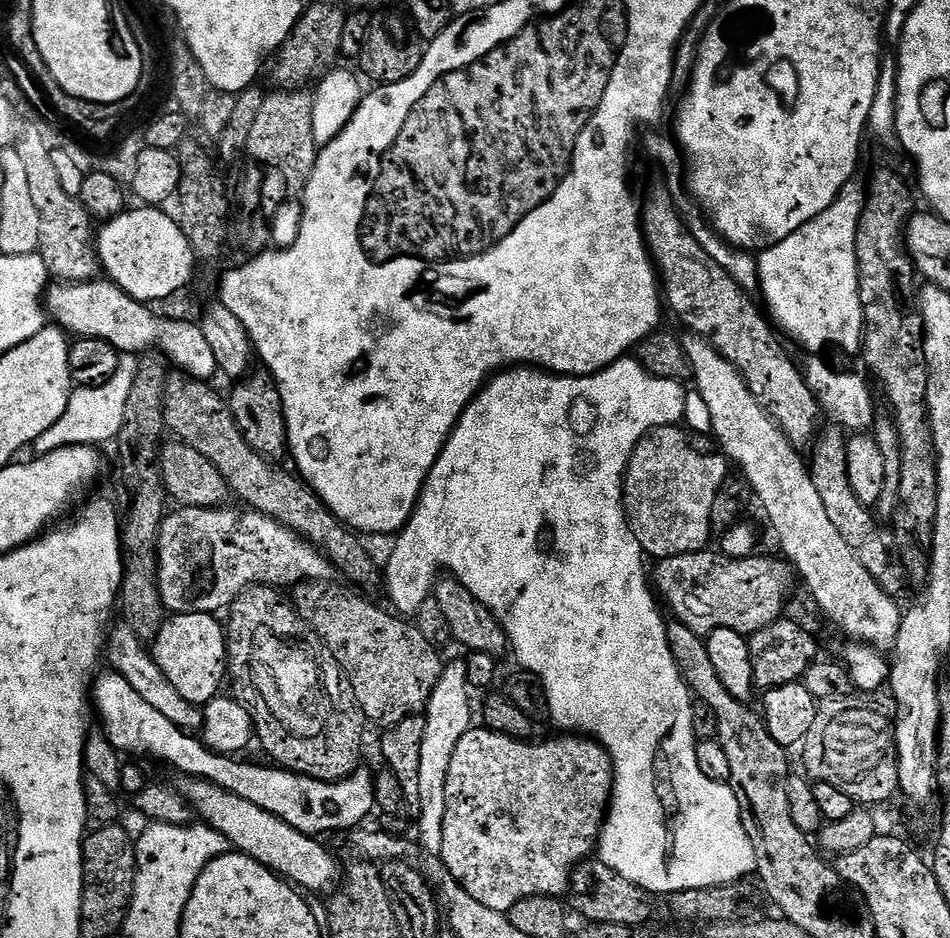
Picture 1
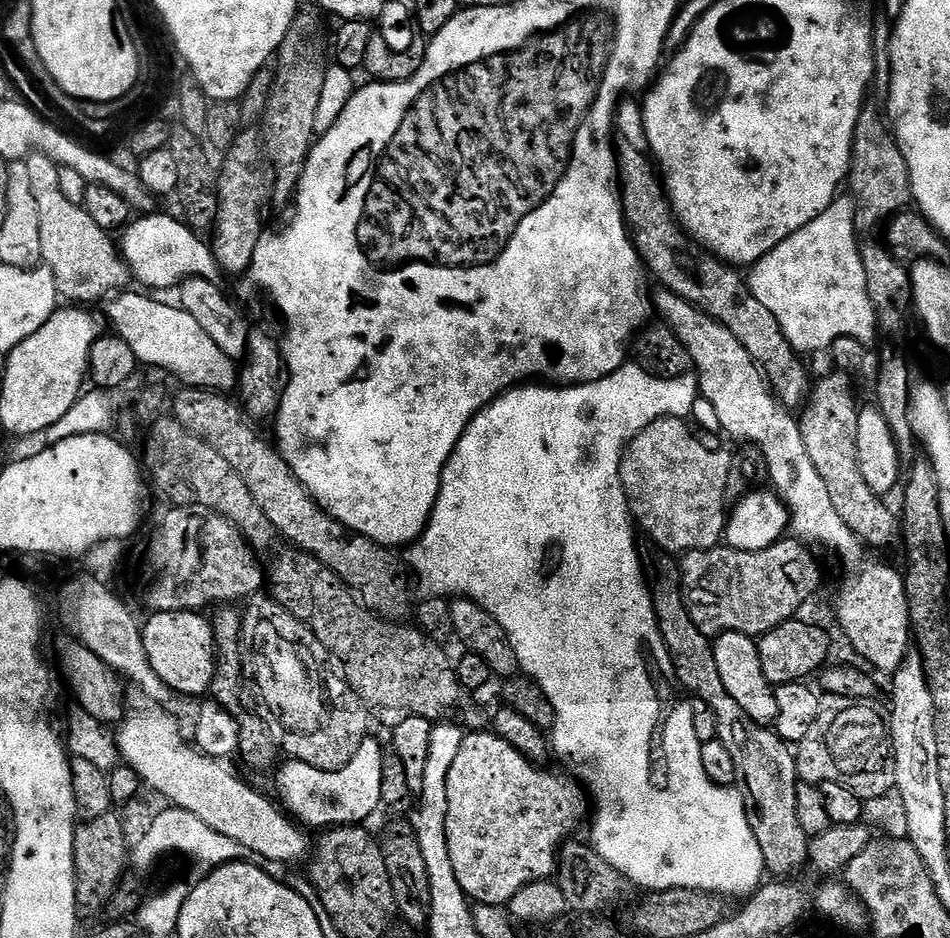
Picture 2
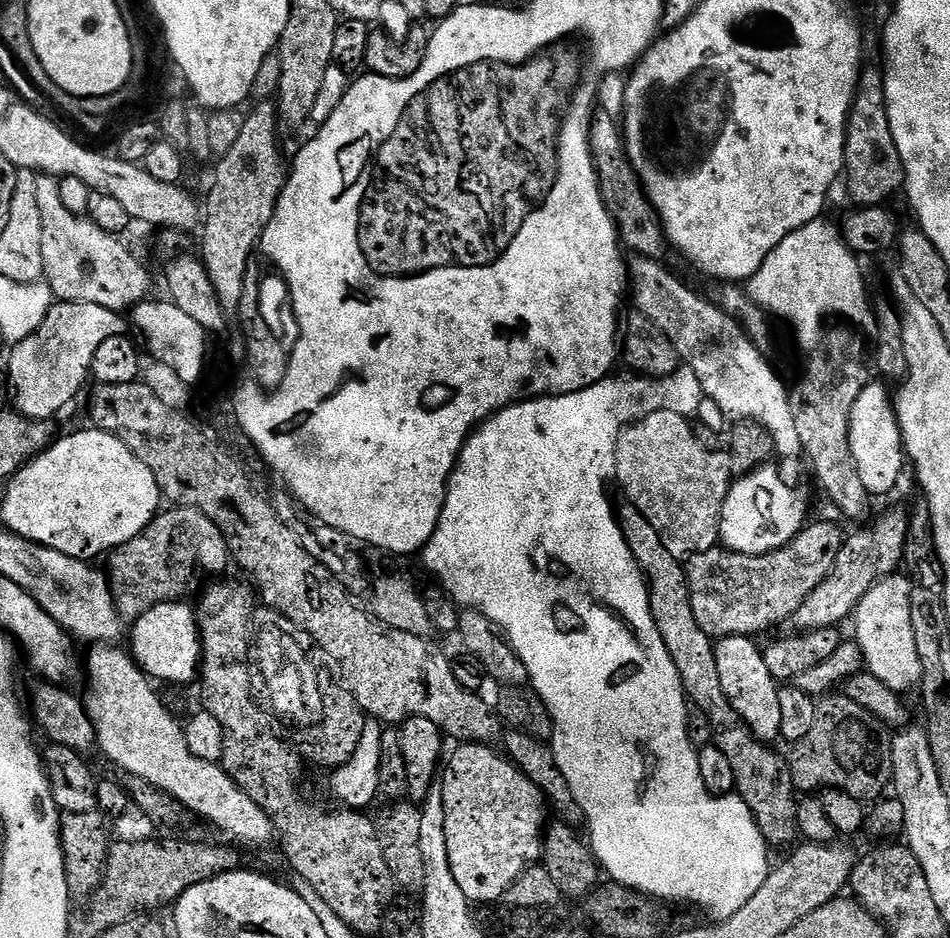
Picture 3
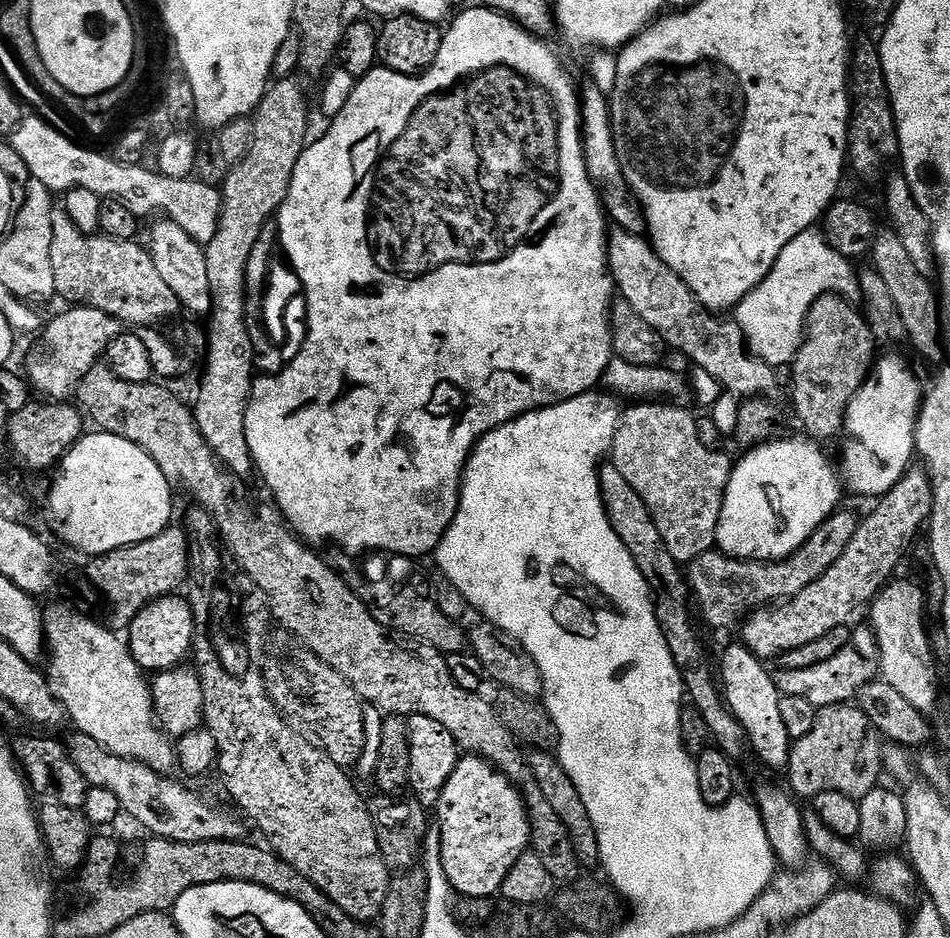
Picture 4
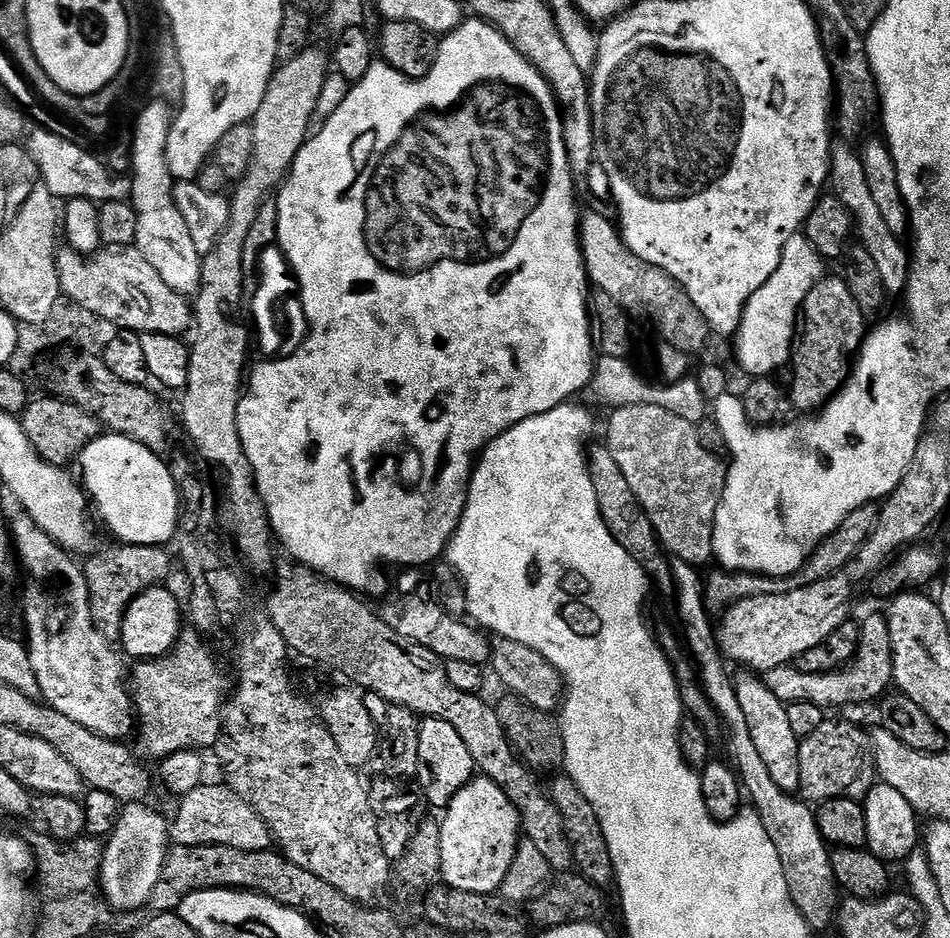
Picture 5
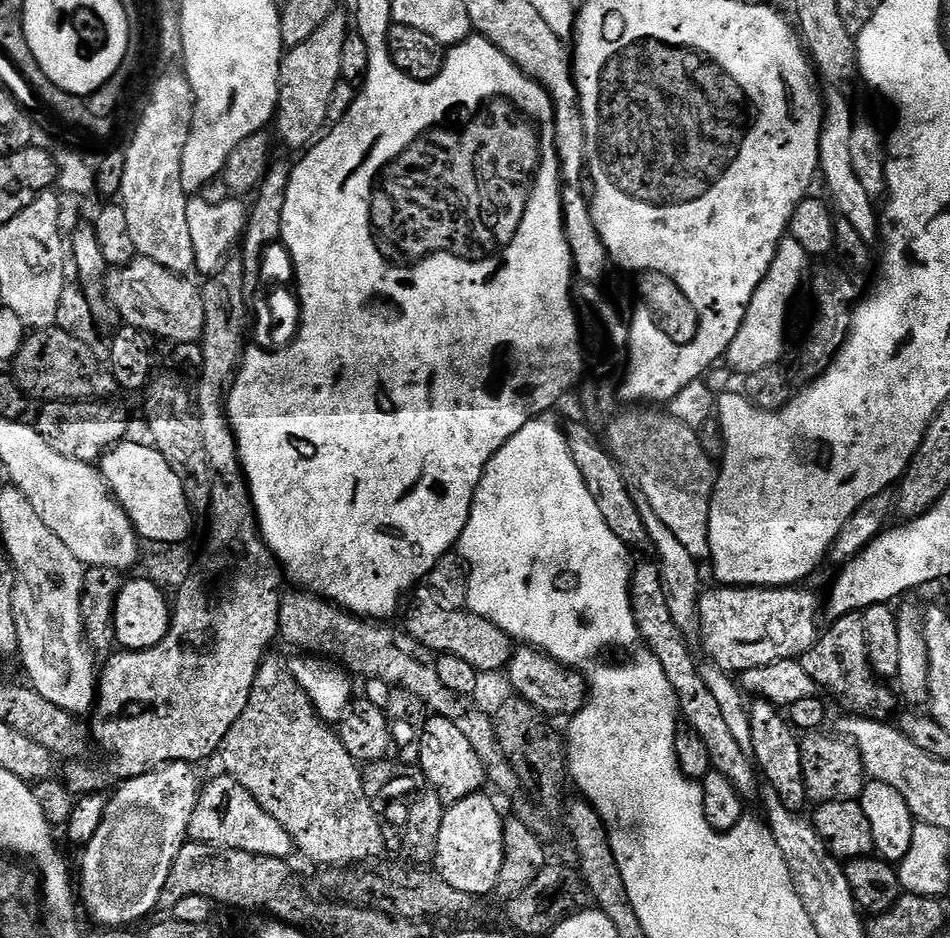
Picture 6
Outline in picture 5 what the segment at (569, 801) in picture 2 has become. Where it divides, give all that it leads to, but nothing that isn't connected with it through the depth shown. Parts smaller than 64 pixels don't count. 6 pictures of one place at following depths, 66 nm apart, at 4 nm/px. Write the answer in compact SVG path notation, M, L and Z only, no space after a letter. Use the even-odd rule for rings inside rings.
M483 774L477 775L468 784L462 786L456 794L454 794L452 801L449 802L447 808L443 809L442 819L439 821L441 830L441 870L440 875L443 883L447 887L453 888L454 890L466 890L470 894L486 894L491 896L499 893L500 884L506 878L506 874L510 870L510 866L514 860L514 854L516 853L516 845L522 838L520 831L520 815L517 814L515 806L510 802L510 798L506 798L506 794L499 788L490 777Z

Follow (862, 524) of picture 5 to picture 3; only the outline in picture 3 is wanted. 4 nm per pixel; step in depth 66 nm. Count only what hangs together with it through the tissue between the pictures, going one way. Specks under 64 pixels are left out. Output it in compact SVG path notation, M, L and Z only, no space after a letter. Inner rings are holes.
M812 524L800 529L800 533L785 546L765 556L751 556L741 552L731 552L729 548L717 546L686 560L688 597L698 626L713 638L721 636L751 636L756 632L776 624L780 619L791 617L796 607L804 601L832 572L834 557L840 550L842 535L836 524Z

